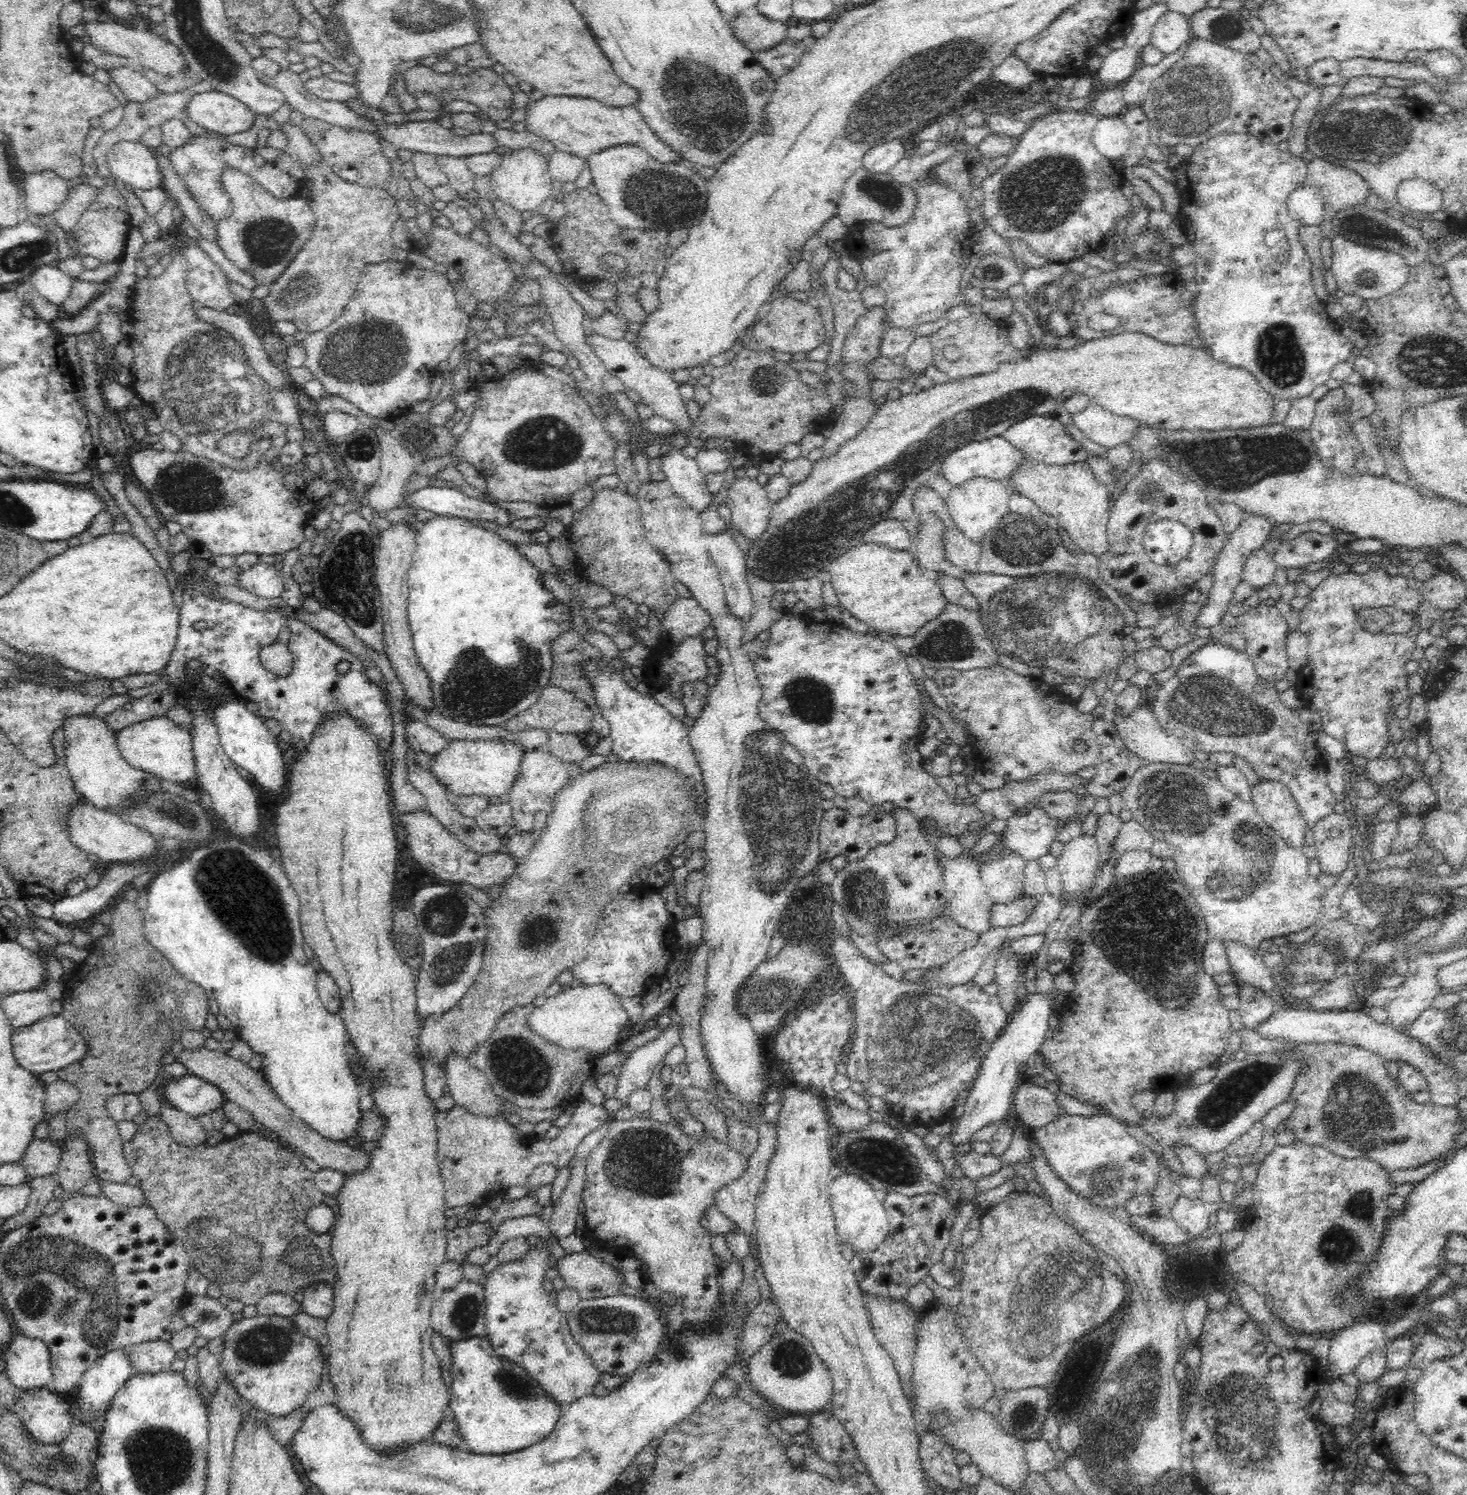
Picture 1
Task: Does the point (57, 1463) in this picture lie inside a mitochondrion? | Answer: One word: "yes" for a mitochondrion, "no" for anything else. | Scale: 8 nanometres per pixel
yes

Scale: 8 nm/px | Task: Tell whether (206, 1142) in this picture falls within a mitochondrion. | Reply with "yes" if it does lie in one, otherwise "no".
no

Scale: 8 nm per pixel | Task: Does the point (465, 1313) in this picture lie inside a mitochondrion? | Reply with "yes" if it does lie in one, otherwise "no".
yes

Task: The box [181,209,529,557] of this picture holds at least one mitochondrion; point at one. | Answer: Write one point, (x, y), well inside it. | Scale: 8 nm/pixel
(369, 353)

